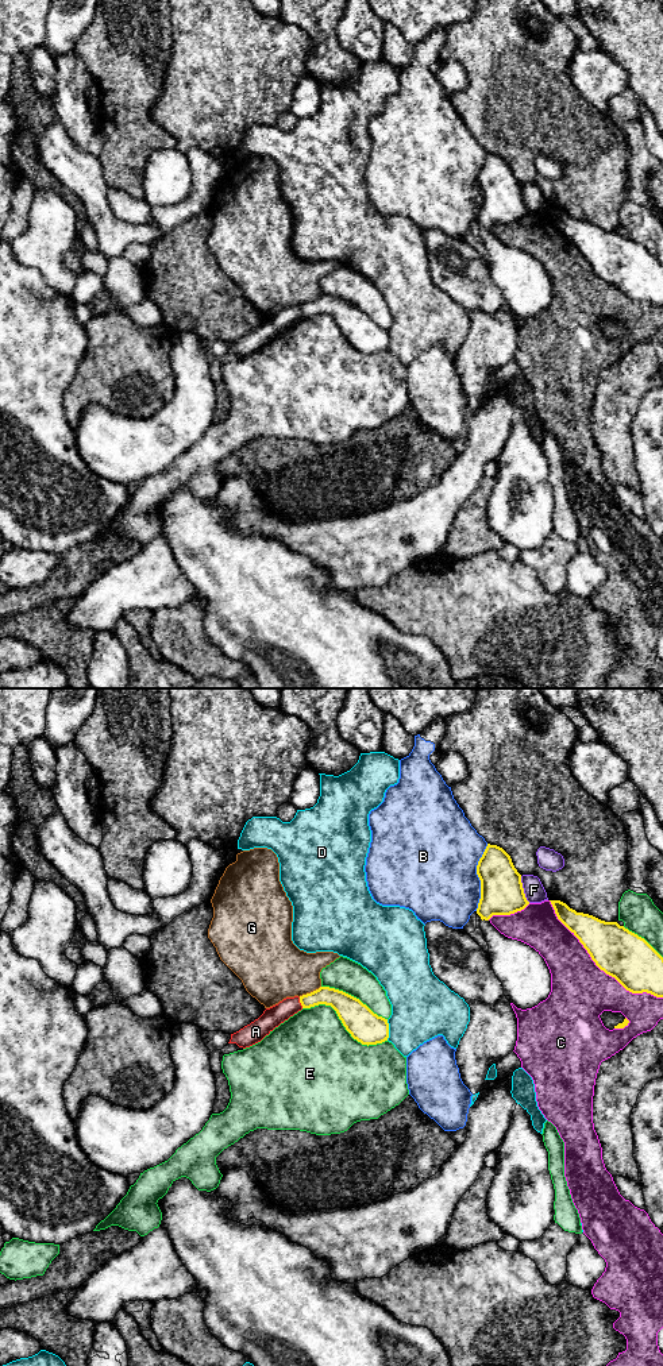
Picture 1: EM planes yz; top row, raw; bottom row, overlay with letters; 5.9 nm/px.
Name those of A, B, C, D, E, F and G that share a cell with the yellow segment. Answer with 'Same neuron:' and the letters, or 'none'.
Same neuron: A

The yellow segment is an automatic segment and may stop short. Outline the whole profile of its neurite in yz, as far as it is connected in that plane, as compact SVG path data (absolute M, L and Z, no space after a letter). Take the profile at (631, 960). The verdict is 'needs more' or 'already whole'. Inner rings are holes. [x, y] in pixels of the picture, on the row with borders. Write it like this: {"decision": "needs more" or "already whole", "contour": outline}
{"decision": "already whole", "contour": "M550 900L558 919L579 939L595 965L632 993L663 998L663 957L641 937L617 922L577 912Z"}

